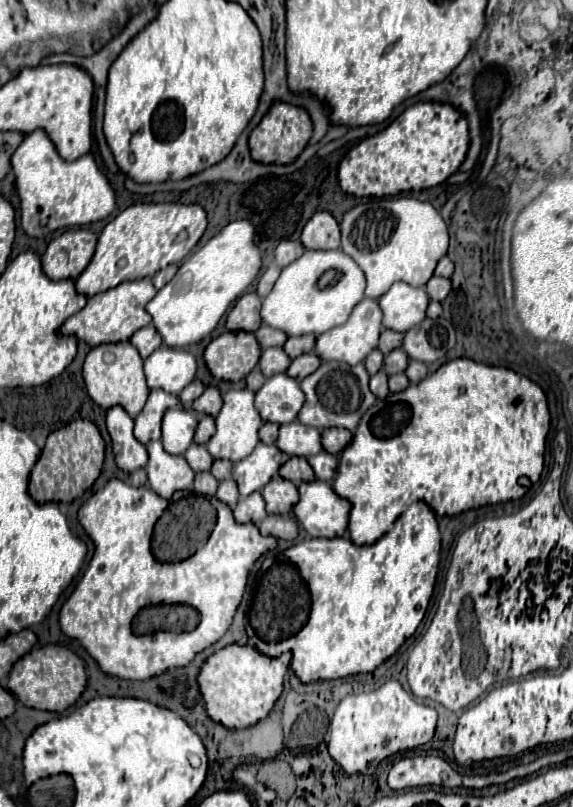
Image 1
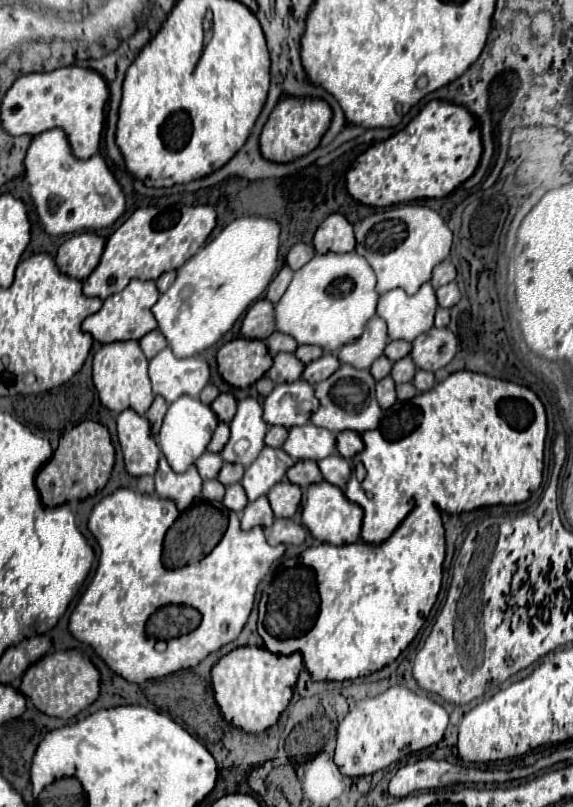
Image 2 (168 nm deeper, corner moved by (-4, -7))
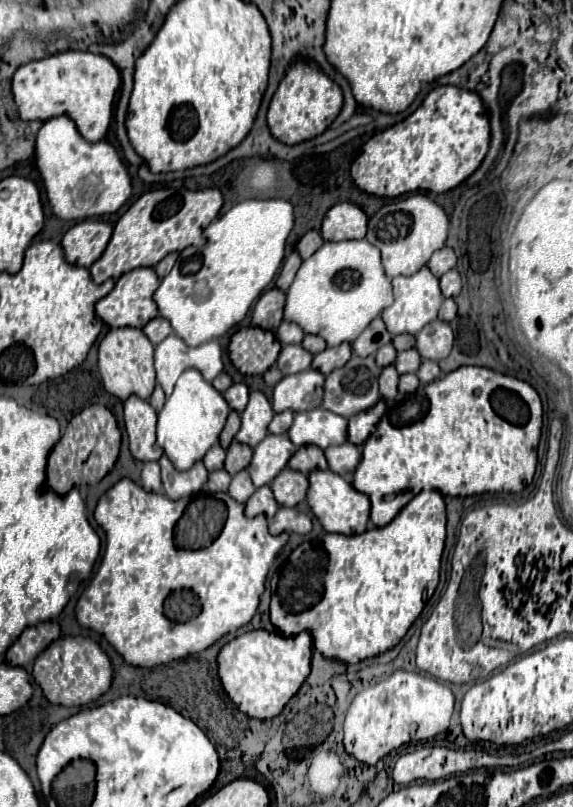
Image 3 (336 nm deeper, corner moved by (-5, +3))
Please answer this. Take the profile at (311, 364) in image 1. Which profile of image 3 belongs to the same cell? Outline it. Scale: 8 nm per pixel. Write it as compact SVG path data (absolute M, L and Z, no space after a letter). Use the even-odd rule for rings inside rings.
M341 343L337 347L327 347L325 351L317 353L313 357L313 369L321 371L323 375L329 375L333 369L343 367L351 359L351 343Z

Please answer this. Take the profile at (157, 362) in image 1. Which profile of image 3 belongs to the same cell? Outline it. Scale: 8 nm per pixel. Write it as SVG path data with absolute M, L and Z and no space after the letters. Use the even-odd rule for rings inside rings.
M171 333L165 341L155 347L155 371L157 383L165 389L165 395L173 391L177 377L185 369L201 369L203 377L211 383L223 371L223 351L217 341L189 347L181 337Z

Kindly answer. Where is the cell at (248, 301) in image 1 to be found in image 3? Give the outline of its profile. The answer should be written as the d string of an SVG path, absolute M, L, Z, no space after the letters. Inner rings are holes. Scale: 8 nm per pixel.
M279 289L265 291L255 309L253 309L253 325L261 329L277 329L283 321L283 307L285 307L285 293Z

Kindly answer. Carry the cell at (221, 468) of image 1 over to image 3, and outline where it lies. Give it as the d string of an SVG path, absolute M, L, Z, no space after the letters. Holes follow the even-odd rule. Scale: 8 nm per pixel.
M233 441L231 447L227 449L227 461L225 461L225 469L229 475L237 475L241 469L245 469L251 461L253 449L249 445L243 445L239 441Z

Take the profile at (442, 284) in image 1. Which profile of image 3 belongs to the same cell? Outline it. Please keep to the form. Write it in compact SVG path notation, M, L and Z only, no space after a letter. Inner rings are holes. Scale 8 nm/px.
M455 269L447 271L441 277L441 291L443 291L443 297L457 297L461 293L461 277Z

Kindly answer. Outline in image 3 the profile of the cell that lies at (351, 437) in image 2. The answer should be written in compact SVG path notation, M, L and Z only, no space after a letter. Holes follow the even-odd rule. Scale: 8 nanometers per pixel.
M379 399L371 409L353 415L349 419L349 441L361 447L367 441L367 437L375 431L383 411L385 411L385 401Z

